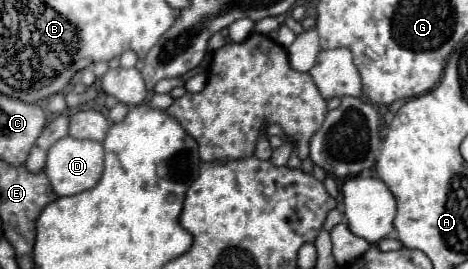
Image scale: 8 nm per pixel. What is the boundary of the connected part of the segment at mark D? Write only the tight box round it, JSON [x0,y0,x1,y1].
[44,137,104,197]

